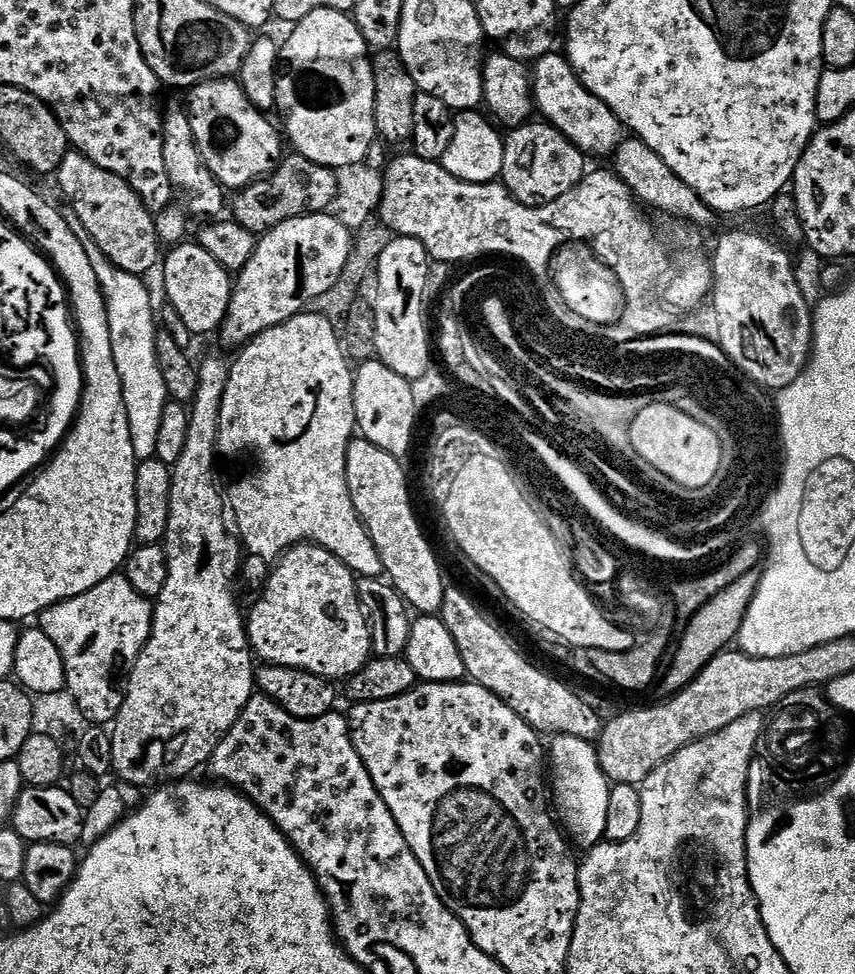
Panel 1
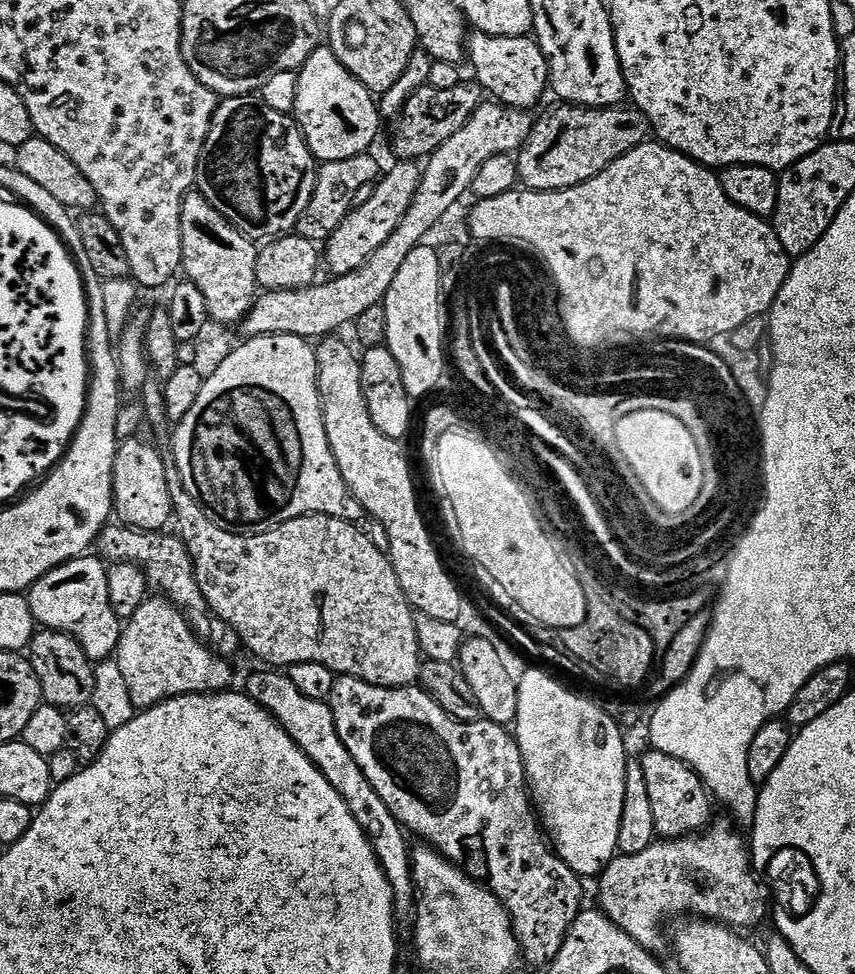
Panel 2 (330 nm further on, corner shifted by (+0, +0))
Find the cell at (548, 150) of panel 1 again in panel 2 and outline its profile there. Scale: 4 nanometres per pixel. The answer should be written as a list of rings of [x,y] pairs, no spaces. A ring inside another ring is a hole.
[[[557,103],[557,108],[549,110],[545,116],[536,116],[532,125],[532,133],[520,147],[516,156],[516,165],[520,171],[520,184],[524,188],[532,188],[535,192],[550,190],[566,190],[570,186],[578,186],[606,170],[618,158],[622,158],[630,150],[645,143],[650,136],[650,125],[647,116],[635,106],[617,106],[614,108],[587,108],[582,104]]]

